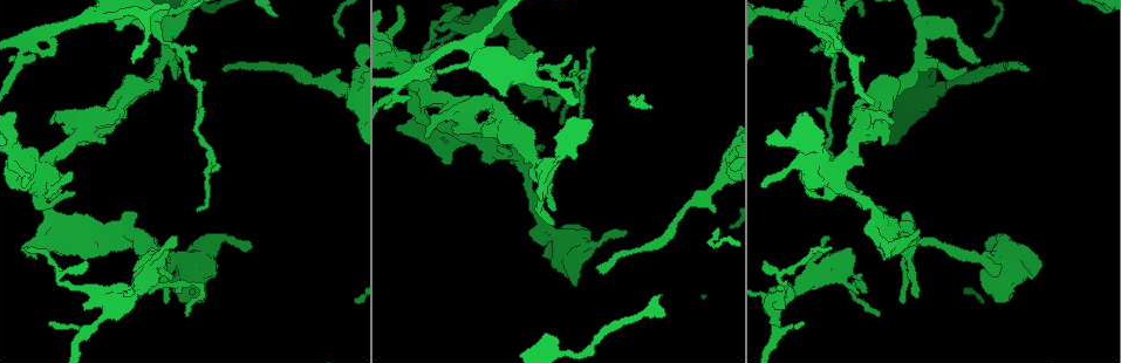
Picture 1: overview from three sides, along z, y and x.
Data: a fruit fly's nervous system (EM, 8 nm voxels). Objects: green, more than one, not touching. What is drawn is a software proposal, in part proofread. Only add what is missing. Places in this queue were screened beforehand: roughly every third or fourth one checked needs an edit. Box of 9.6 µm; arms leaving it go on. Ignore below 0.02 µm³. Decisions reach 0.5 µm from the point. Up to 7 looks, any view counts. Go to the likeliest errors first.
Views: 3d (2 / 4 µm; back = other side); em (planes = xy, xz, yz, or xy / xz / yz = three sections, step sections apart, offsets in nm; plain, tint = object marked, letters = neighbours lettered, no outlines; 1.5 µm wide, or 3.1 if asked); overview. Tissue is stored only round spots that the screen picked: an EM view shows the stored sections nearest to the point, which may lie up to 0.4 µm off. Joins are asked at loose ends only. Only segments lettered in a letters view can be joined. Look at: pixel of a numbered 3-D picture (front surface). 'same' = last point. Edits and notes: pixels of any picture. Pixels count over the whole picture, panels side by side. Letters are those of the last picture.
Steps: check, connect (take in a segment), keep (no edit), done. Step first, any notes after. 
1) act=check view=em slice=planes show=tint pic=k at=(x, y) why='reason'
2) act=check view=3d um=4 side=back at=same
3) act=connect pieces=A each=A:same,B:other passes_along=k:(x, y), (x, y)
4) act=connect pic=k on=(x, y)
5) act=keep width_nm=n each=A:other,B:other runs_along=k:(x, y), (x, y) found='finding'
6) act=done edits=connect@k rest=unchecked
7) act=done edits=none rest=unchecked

act=check view=em slice=xy step=4 show=tint pic=1 at=(553, 209) why='branch stops here'

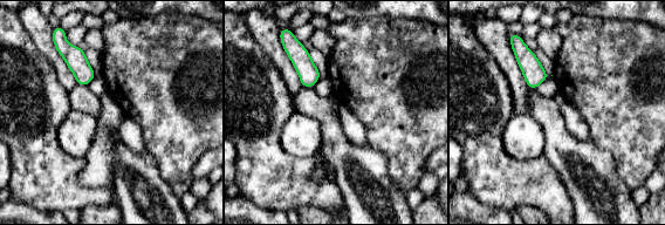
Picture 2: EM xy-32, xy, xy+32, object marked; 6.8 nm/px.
act=check view=em slice=planes show=letters at=same

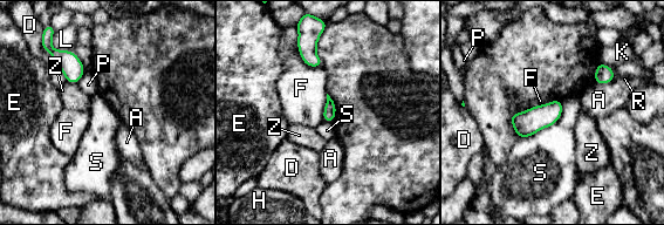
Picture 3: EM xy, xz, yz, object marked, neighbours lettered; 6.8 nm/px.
act=keep each=A:other,D:other,E:other,F:other,H:other,K:other,L:other,P:other,R:other,S:other,Z:other border=3:(298, 38), (300, 58), (321, 67) found='no lettered segment goes on from it'

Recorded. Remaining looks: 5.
act=check view=em slice=yz step=8 show=letters pic=1 at=(223, 70)

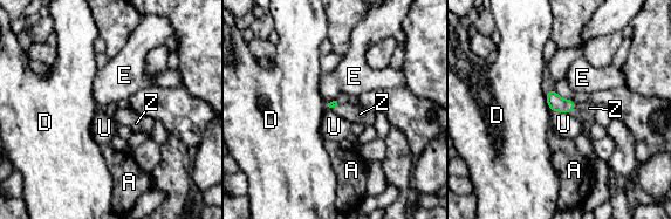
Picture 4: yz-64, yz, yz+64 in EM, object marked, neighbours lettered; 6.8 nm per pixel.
act=check view=em slice=planes show=letters at=same

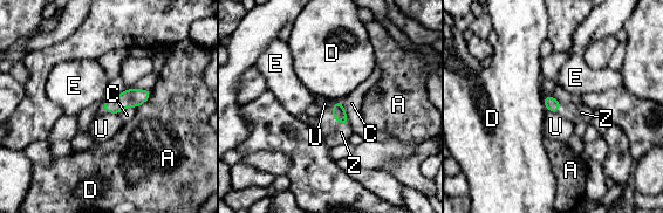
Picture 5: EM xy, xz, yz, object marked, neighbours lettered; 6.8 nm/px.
act=connect pieces=Z width_nm=90 each=A:other,C:other,D:other,E:other,U:other,Z:same found='the cell continues'

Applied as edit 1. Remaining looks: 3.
act=check view=overview why='see it whole again'

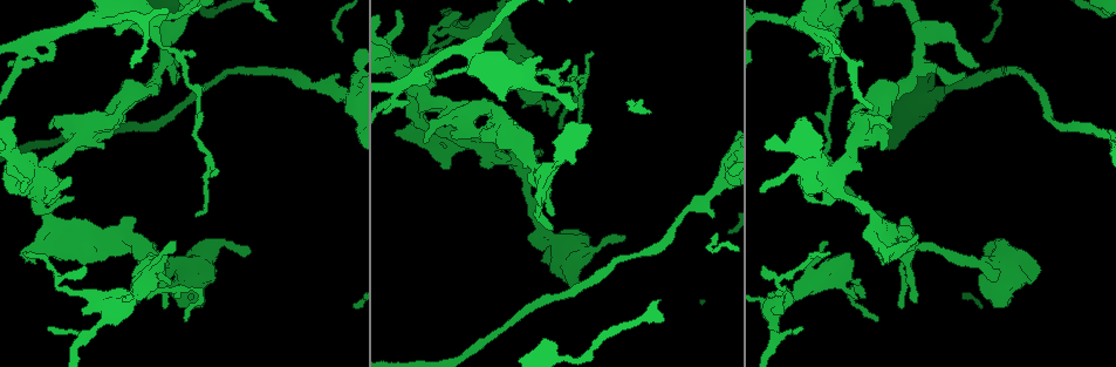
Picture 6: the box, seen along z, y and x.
act=check view=3d um=4 pic=6 at=(502, 155) why='an open end'

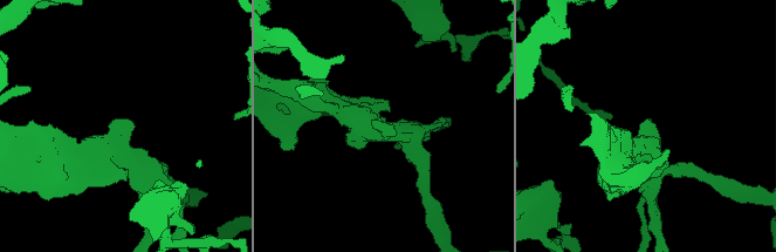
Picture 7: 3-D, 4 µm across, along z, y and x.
act=check view=em slice=planes show=letters pic=7 at=(386, 125) why='now the EM'

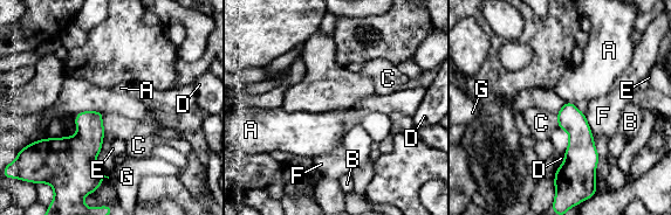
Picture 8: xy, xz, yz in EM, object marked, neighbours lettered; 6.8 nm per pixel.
act=keep each=A:other,B:other,C:other,D:other,E:other,F:other,G:other found='no lettered segment goes on from it'

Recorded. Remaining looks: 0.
act=done edits=connect@5 rest=unchecked

